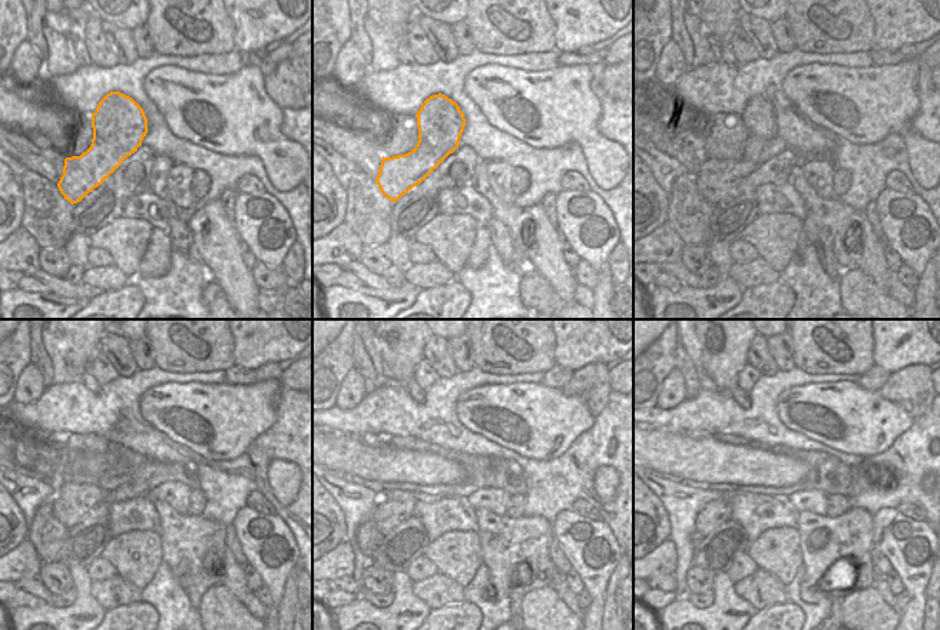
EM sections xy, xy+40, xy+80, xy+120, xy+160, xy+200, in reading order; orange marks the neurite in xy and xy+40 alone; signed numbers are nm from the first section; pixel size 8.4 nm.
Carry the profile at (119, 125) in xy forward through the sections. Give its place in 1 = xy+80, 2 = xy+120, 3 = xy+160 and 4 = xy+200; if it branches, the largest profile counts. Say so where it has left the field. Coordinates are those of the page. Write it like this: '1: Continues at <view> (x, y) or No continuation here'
1: Continues at xy+80 (714, 179)
2: Continues at xy+120 (72, 501)
3: Continues at xy+160 (396, 506)
4: Continues at xy+200 (715, 513)

